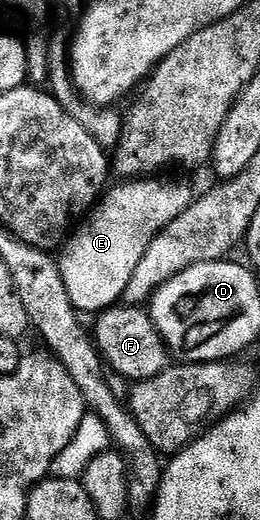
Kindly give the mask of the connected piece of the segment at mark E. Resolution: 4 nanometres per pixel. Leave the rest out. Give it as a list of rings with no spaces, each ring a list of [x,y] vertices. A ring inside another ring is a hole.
[[[134,179],[118,184],[120,186],[113,189],[113,187],[95,204],[94,208],[87,214],[87,217],[81,222],[81,225],[70,235],[66,244],[63,246],[59,258],[59,269],[61,271],[61,278],[64,279],[64,287],[67,288],[68,299],[71,299],[72,305],[79,313],[86,315],[96,315],[105,309],[113,308],[124,296],[128,283],[131,282],[132,274],[136,271],[136,266],[140,263],[140,259],[144,257],[144,252],[148,249],[149,243],[152,243],[152,239],[156,237],[158,233],[161,233],[166,229],[168,223],[172,223],[179,218],[191,205],[194,200],[194,194],[192,194],[191,187],[182,182],[164,181],[158,182],[158,179]]]

